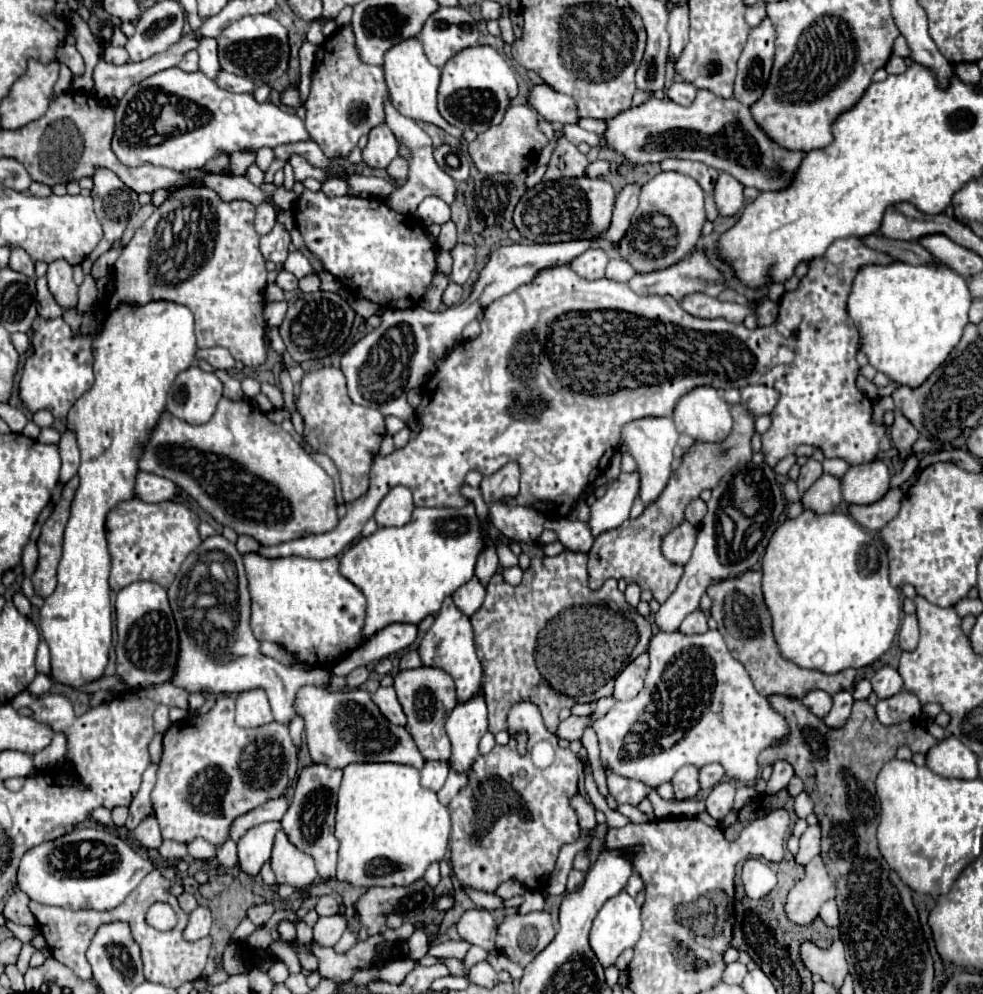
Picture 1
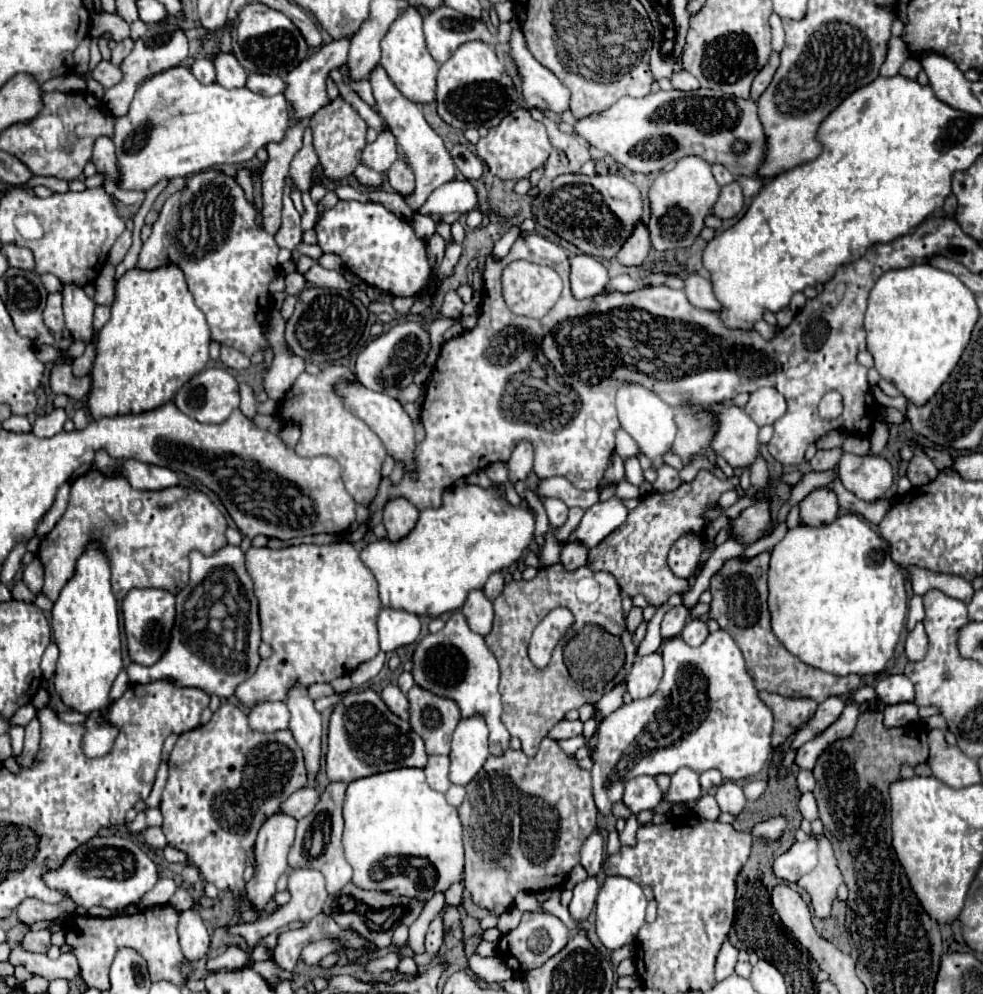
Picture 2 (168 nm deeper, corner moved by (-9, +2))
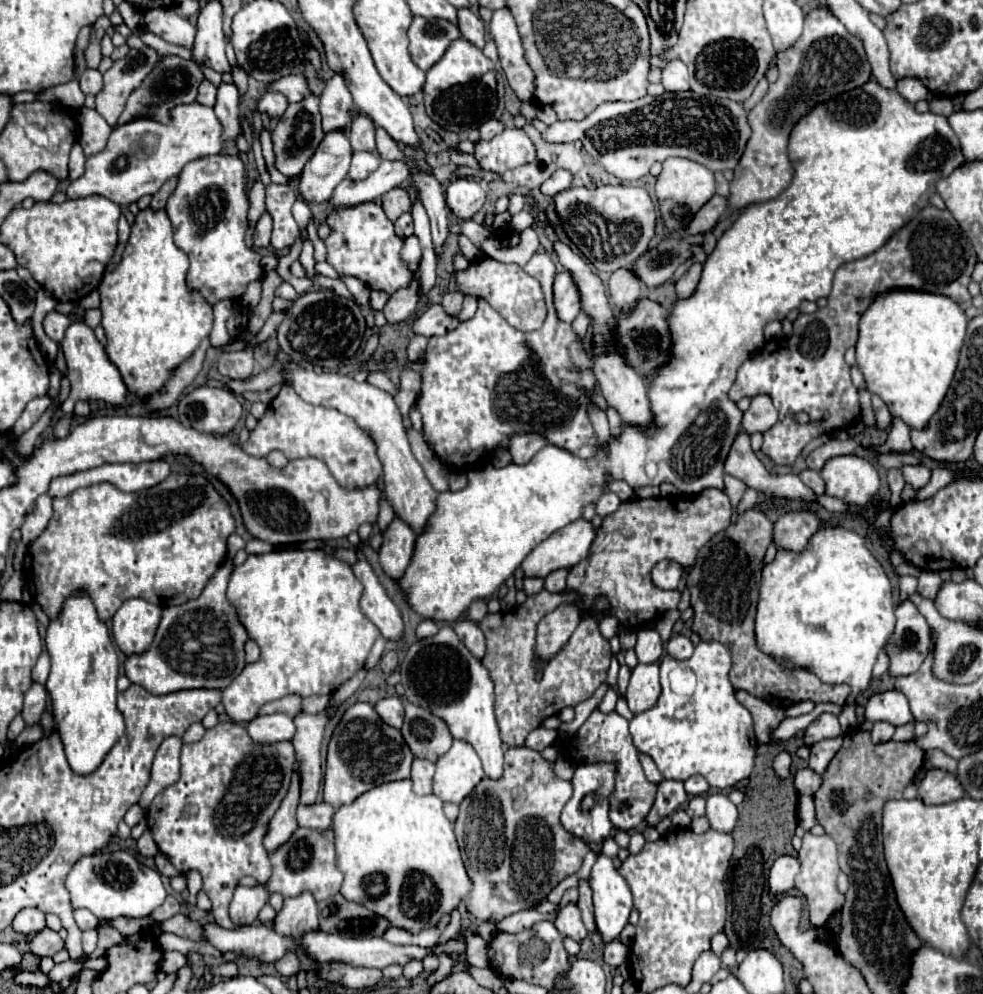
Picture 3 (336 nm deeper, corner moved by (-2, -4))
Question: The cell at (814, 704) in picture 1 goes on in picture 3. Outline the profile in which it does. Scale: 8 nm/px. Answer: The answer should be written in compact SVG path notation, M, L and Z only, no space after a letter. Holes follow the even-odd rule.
M822 713L808 729L806 729L806 737L804 743L810 747L822 739L830 739L830 737L842 737L842 729L838 723L838 717L832 713Z

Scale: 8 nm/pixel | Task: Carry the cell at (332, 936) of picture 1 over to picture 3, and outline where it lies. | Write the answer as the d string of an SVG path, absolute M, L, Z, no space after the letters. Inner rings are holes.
M290 951L290 953L286 953L286 955L282 957L282 961L274 961L274 967L276 967L276 971L278 971L280 975L284 975L284 977L294 975L294 973L298 973L298 971L300 971L298 955Z

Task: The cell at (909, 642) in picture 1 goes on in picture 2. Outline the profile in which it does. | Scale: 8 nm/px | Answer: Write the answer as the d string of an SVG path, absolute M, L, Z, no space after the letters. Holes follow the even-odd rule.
M917 623L915 629L909 633L907 641L905 641L905 653L909 657L909 661L919 661L925 657L927 653L927 633L923 629L923 623Z

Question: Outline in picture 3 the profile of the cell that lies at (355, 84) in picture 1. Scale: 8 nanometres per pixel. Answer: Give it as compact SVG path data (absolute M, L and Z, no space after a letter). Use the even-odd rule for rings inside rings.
M346 131L326 133L314 157L300 175L300 195L308 203L324 203L336 185L346 177L352 159L352 147Z

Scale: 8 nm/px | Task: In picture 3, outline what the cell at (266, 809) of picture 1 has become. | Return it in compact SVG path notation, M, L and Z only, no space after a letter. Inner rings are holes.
M314 803L310 807L298 805L298 825L300 827L310 827L310 829L330 829L332 827L332 817L334 817L334 807L328 803Z

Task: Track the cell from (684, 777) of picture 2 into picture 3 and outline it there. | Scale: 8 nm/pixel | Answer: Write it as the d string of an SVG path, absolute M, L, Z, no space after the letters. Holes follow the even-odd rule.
M662 781L658 785L658 793L656 793L656 801L646 817L646 825L656 827L664 817L672 815L676 809L680 809L686 803L686 791L684 791L684 783L680 781Z

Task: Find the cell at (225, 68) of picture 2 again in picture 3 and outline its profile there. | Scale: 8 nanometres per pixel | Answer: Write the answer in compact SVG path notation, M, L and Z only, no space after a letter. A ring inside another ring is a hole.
M222 83L218 87L214 111L222 125L222 133L226 133L226 153L190 161L190 165L182 169L178 187L166 203L166 213L174 227L174 243L190 257L188 285L200 289L210 303L238 299L250 281L262 277L260 253L248 249L244 243L250 203L246 195L246 169L236 147L236 137L242 127L236 85Z

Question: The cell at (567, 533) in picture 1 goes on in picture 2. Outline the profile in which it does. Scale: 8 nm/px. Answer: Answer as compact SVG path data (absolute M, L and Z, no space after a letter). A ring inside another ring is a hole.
M569 541L563 545L559 561L567 571L573 571L587 563L587 555L589 555L589 549L581 541Z

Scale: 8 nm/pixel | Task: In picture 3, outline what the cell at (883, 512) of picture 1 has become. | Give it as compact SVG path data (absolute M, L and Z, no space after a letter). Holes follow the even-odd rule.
M804 469L804 471L800 471L800 475L798 475L810 489L814 489L818 495L822 495L824 493L824 481L822 481L822 477L820 477L820 473L818 471L812 471L812 469Z

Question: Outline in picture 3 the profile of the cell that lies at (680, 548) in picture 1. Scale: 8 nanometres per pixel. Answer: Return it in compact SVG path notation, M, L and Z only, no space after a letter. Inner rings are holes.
M660 561L658 565L654 565L652 569L652 581L658 589L670 591L676 589L680 583L680 575L682 575L682 567L674 561Z

